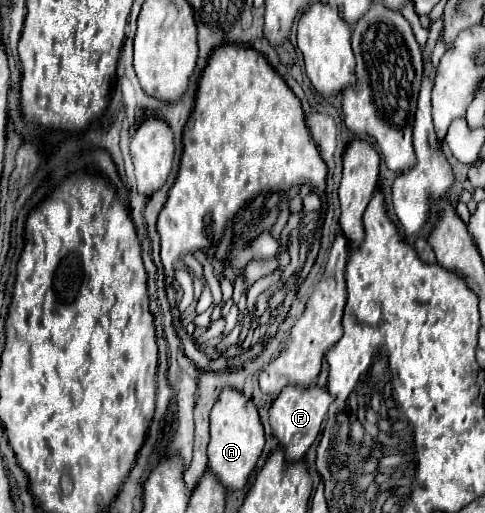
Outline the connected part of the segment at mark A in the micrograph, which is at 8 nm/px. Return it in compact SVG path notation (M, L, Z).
M223 388L211 410L211 442L209 442L209 470L223 482L225 488L241 490L247 484L251 470L257 464L265 444L263 426L255 404L235 388Z

